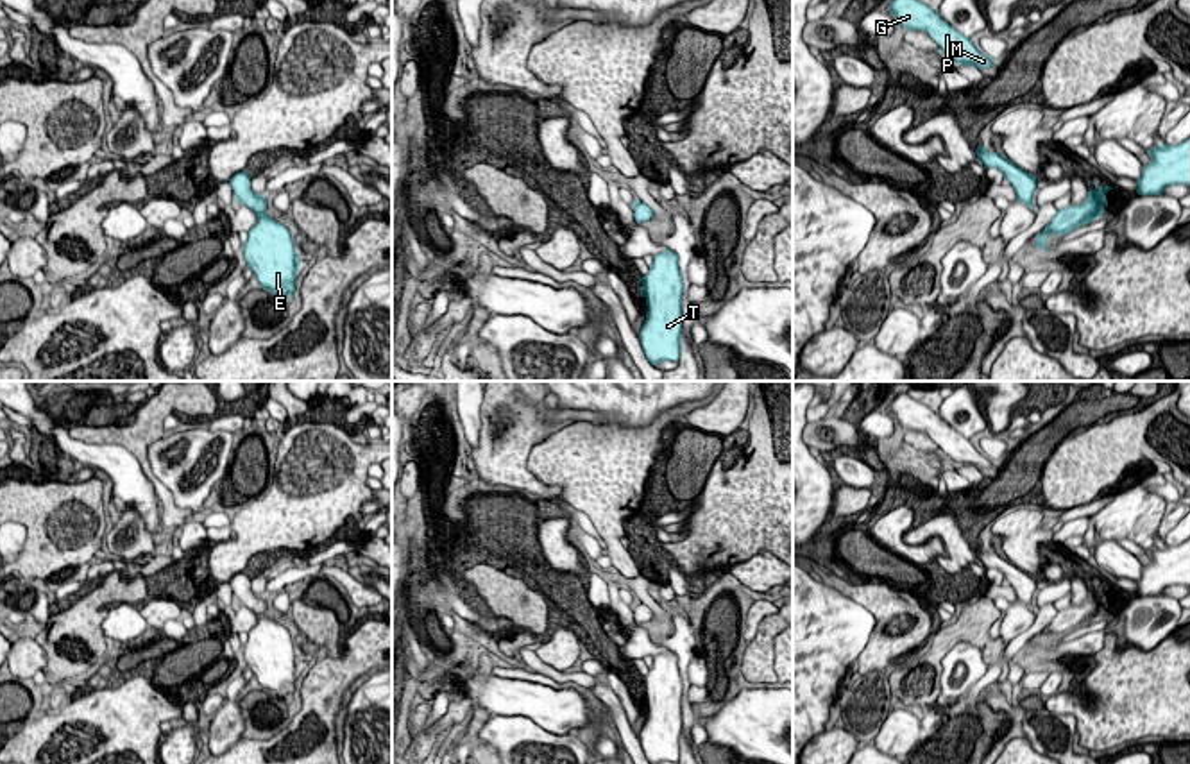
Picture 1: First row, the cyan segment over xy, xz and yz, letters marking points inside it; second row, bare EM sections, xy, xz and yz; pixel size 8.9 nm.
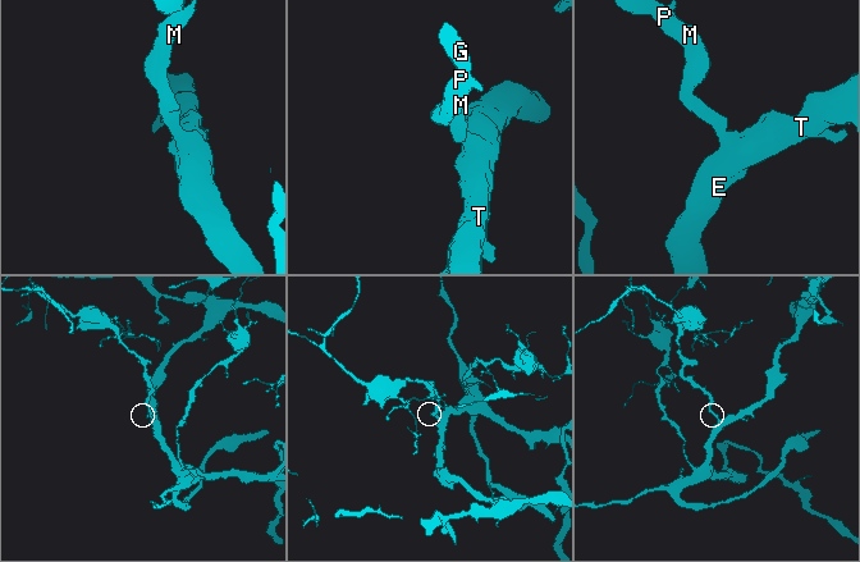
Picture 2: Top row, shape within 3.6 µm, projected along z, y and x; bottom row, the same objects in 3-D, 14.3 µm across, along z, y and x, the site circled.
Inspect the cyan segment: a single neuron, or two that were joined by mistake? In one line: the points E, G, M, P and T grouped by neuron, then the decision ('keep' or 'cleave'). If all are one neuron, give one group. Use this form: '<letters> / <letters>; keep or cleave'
E G M P T; keep

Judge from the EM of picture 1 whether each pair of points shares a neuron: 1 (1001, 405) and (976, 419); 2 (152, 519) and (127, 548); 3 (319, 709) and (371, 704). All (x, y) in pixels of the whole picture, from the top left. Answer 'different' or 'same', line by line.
1: different
2: different
3: different

